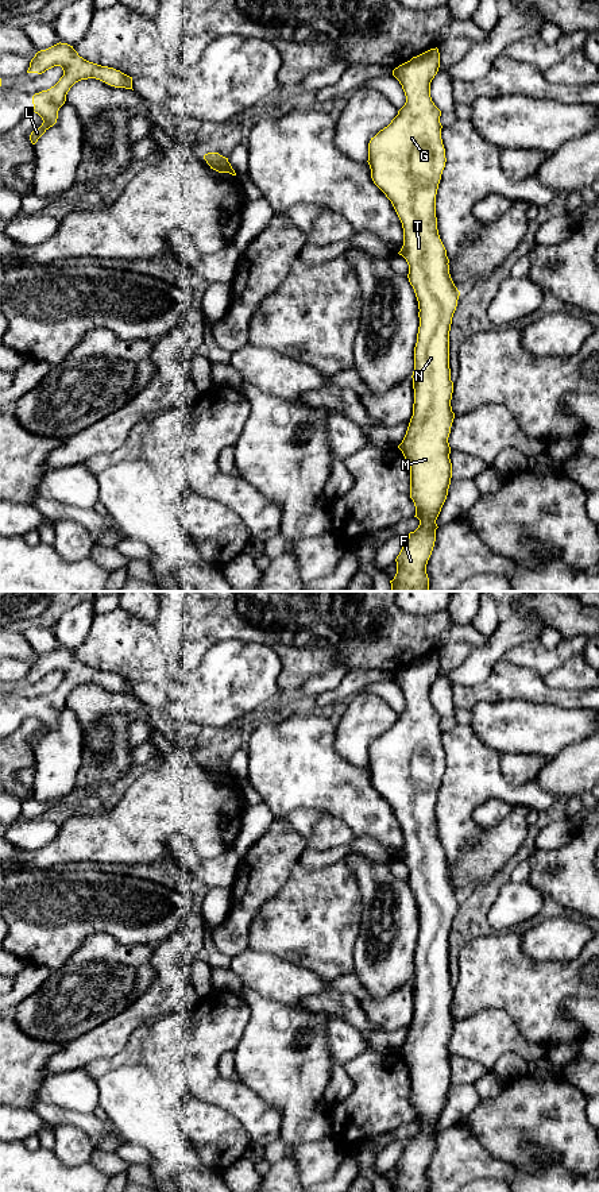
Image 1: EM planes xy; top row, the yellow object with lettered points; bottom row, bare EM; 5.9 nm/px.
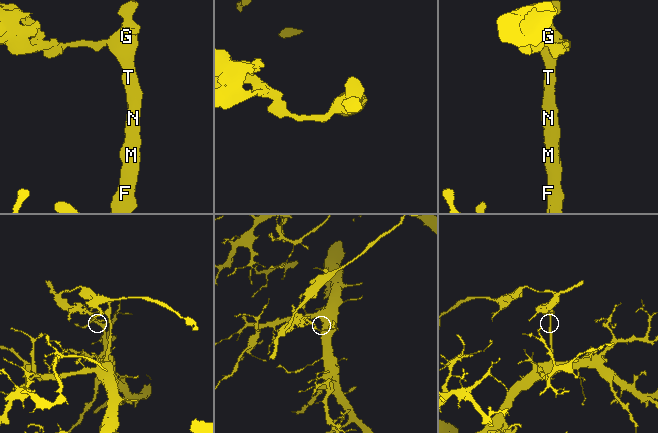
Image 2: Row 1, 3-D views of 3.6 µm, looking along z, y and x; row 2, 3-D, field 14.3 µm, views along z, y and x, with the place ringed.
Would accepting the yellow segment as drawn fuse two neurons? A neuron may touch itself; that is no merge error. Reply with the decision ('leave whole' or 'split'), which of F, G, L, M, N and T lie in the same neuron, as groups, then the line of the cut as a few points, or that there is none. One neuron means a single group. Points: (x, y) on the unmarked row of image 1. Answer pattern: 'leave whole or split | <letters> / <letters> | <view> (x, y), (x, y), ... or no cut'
split | F G M N T / L | xy (225, 763), (208, 768)

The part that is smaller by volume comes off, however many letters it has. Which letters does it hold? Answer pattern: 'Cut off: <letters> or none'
Cut off: L

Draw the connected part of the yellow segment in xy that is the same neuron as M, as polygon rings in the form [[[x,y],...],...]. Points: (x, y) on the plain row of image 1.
[[[430,653],[393,675],[406,701],[405,710],[391,728],[368,748],[368,769],[374,788],[391,806],[403,833],[403,850],[398,857],[409,869],[409,887],[418,906],[420,931],[414,952],[414,1008],[406,1039],[398,1053],[410,1069],[410,1103],[420,1130],[409,1138],[397,1161],[397,1179],[391,1192],[429,1192],[426,1169],[432,1160],[436,1125],[447,1104],[452,1083],[448,1042],[455,1023],[451,1004],[453,987],[449,973],[449,936],[460,896],[449,879],[449,864],[440,844],[436,822],[436,799],[445,772],[441,744],[441,715],[430,702],[430,687],[440,672],[438,653]]]

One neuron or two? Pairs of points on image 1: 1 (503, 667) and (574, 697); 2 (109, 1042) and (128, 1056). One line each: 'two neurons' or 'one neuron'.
1: one neuron
2: two neurons

